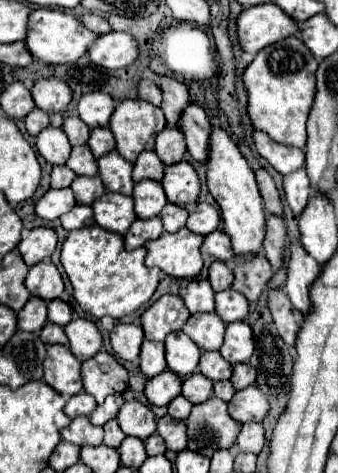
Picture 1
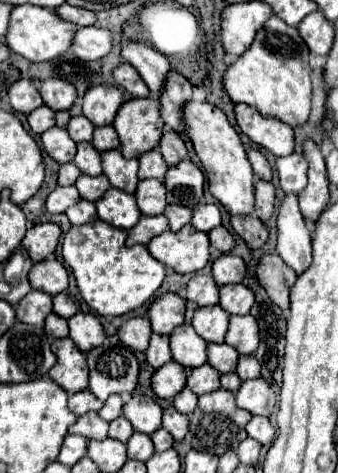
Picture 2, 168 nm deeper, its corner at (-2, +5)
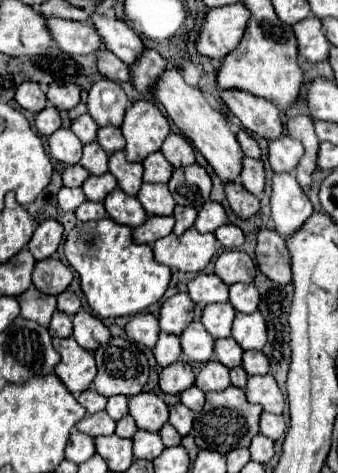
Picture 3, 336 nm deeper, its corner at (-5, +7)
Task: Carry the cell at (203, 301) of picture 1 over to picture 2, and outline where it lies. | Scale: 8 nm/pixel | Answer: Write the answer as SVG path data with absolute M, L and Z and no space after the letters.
M197 274L187 284L187 300L195 302L197 306L213 306L219 302L219 288L213 280L213 276Z

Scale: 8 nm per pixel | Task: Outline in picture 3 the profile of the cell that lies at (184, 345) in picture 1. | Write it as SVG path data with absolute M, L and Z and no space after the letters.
M192 322L180 336L182 352L192 362L208 362L214 356L214 338L202 322Z

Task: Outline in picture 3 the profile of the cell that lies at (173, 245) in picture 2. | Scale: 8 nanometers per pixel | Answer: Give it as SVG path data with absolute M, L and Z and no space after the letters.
M196 228L186 230L182 236L170 234L156 240L154 258L160 264L178 268L182 272L202 272L216 252L216 236L200 234Z

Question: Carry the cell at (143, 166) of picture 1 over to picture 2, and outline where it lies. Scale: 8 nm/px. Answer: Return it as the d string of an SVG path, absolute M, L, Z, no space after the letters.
M149 150L147 154L143 154L139 158L139 180L145 180L145 178L163 180L167 168L169 166L165 164L163 156L159 154L159 150Z

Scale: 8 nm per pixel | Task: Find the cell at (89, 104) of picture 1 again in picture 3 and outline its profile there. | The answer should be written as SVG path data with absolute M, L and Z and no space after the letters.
M102 78L88 92L88 112L100 126L120 126L126 112L126 94L120 84Z

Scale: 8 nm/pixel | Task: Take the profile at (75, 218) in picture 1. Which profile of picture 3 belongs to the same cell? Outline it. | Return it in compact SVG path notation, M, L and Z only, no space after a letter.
M86 200L82 206L78 206L76 218L82 220L82 222L88 222L88 220L102 220L102 218L106 218L104 204L102 204L102 202L90 202L90 200Z

